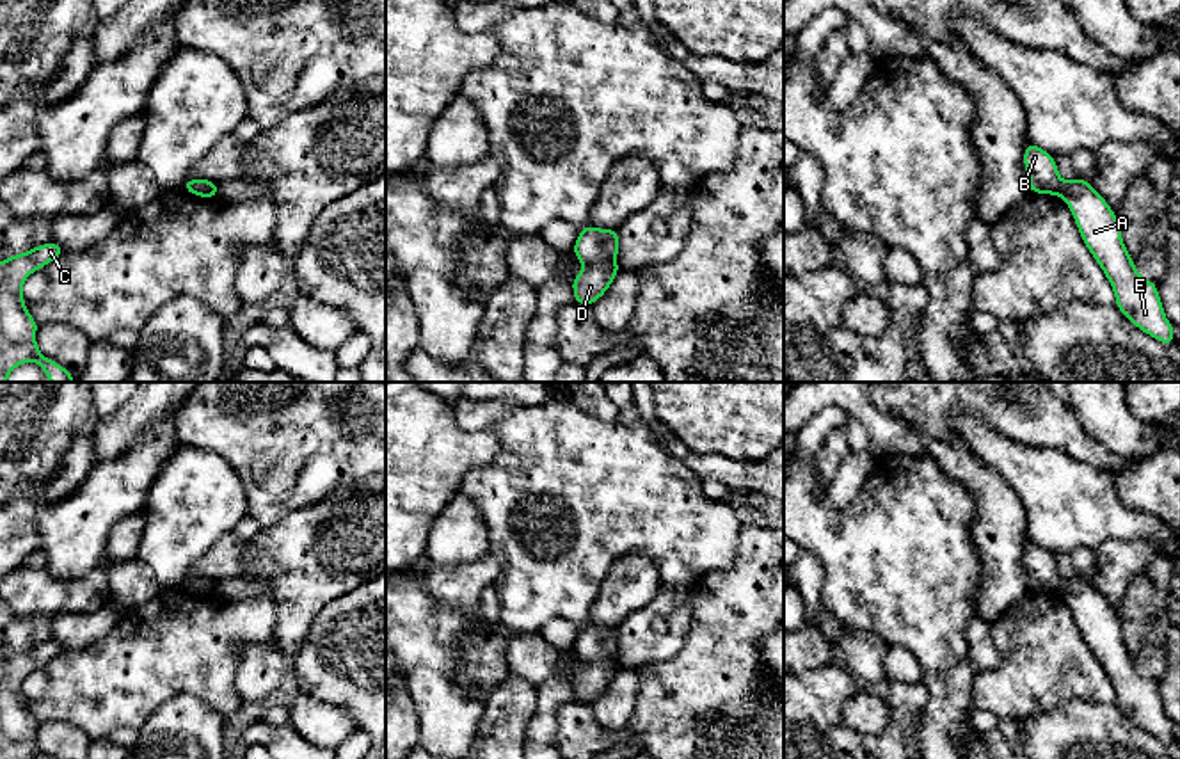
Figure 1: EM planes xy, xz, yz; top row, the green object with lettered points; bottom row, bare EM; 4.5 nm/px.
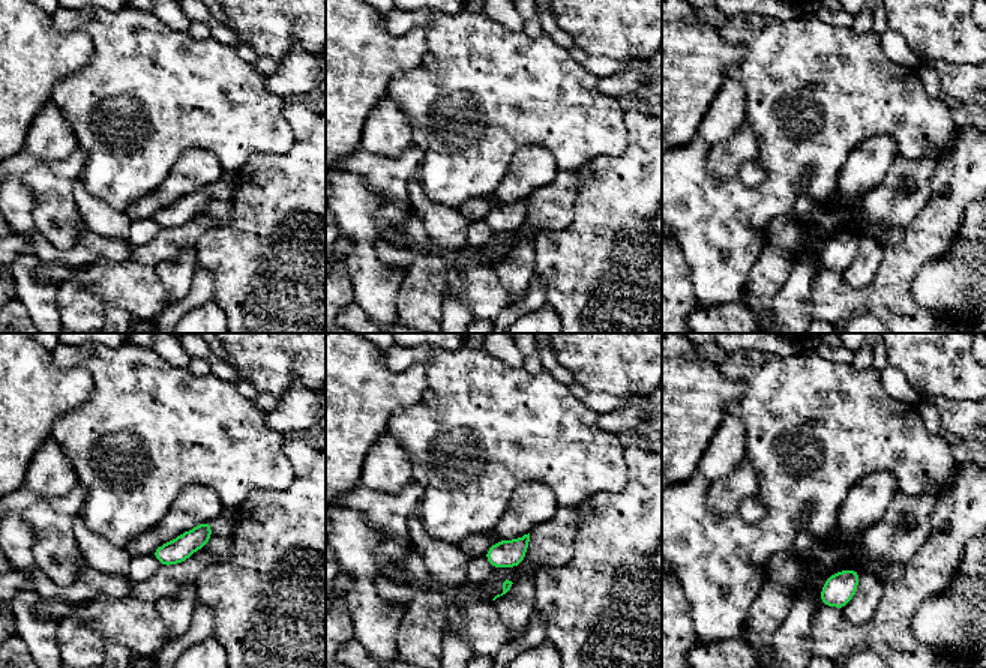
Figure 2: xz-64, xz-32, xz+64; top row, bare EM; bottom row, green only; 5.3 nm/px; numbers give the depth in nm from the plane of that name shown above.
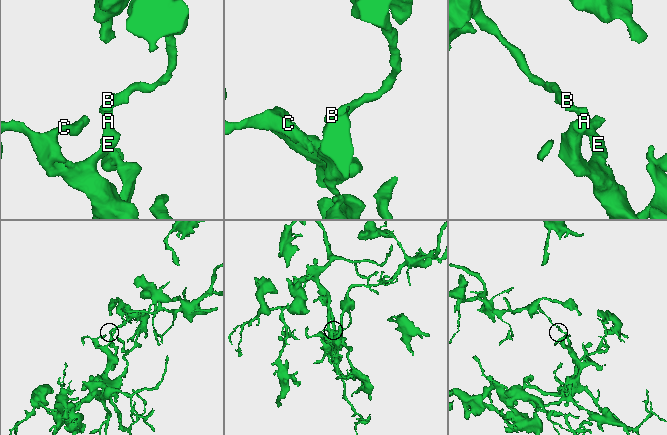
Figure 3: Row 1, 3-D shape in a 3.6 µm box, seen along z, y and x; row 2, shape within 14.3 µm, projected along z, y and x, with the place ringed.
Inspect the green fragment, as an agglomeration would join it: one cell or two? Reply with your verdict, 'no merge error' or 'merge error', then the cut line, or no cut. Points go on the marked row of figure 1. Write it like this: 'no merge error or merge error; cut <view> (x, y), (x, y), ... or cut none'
merge error; cut xz (613, 260), (585, 265)

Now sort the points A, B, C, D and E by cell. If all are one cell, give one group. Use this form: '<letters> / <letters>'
A C D E / B

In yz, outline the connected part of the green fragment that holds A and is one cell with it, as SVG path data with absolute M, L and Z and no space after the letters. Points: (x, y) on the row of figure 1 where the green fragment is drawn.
M1084 178L1063 181L1059 196L1114 290L1114 306L1143 332L1164 345L1175 343L1175 327L1164 315L1157 284L1137 274L1121 240L1121 226L1105 199Z

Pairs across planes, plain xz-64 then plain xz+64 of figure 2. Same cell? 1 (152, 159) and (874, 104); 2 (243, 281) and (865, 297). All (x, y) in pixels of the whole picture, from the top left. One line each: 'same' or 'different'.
1: same
2: same

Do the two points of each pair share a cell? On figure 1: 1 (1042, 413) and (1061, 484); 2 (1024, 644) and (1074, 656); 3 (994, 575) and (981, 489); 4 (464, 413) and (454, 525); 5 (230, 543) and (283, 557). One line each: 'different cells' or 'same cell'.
1: different cells
2: same cell
3: same cell
4: different cells
5: different cells

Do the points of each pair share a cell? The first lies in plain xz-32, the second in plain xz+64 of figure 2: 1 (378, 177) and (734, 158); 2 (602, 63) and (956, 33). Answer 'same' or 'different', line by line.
1: same
2: different

